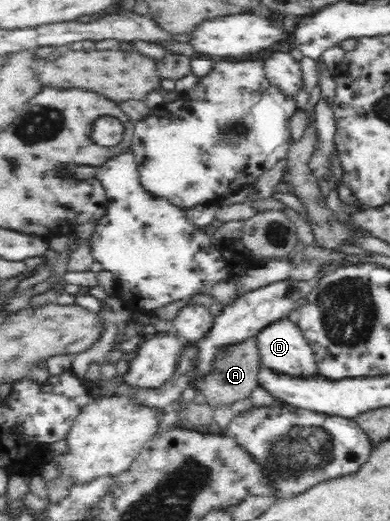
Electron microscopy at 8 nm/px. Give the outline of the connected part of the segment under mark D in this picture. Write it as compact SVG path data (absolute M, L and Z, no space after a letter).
M288 317L269 323L255 337L262 366L290 375L318 374L313 349L303 337L298 324Z

